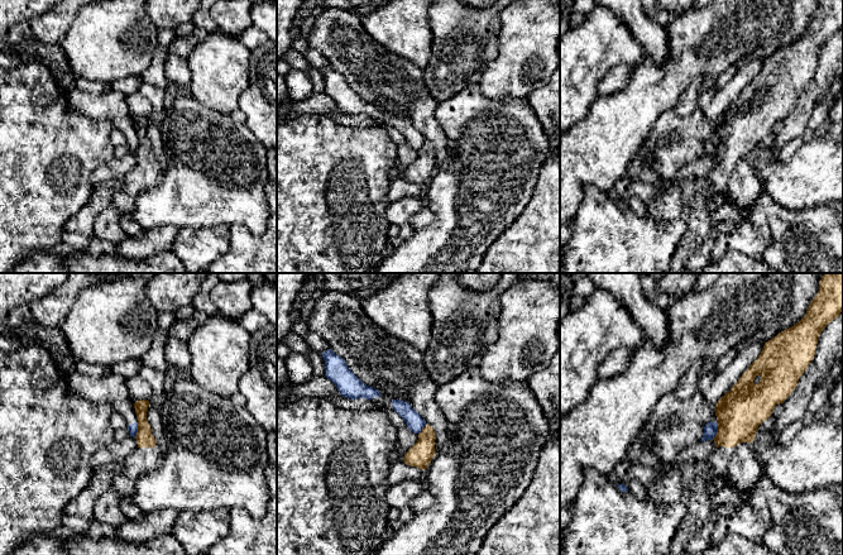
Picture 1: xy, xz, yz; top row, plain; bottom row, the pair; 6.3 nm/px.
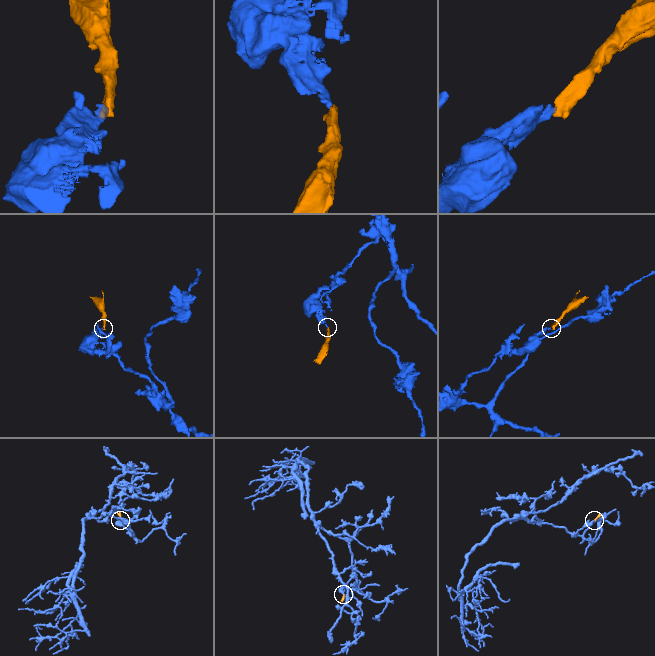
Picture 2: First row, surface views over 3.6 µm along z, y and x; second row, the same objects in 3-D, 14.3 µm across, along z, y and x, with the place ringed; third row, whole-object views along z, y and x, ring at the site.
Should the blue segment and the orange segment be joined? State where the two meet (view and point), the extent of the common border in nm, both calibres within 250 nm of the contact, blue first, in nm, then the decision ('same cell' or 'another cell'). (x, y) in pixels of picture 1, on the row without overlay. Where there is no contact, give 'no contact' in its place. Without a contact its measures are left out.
yz (717, 147) | 120 nm | 90/300 nm | another cell

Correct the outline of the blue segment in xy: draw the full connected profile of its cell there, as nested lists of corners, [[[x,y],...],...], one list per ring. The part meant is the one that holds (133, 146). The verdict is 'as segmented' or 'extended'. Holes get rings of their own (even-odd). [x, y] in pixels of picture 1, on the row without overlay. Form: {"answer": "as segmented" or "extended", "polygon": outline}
{"answer": "extended", "polygon": [[[111,86],[101,94],[90,94],[80,90],[67,92],[68,111],[92,120],[111,121],[128,140],[130,153],[138,149],[138,134],[134,119],[129,111],[126,97],[123,92]]]}

